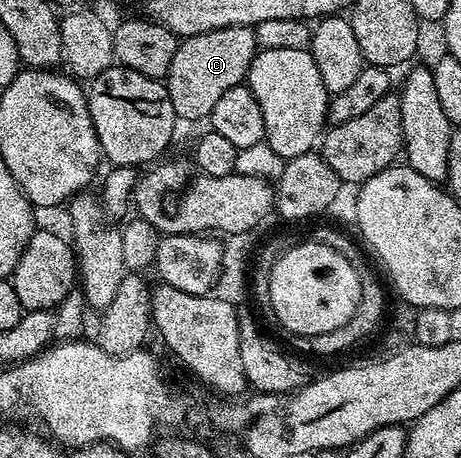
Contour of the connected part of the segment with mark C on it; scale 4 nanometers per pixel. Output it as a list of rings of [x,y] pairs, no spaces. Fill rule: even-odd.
[[[225,27],[186,36],[173,53],[173,65],[165,80],[176,120],[206,120],[217,100],[246,80],[256,50],[255,33],[250,27]]]

